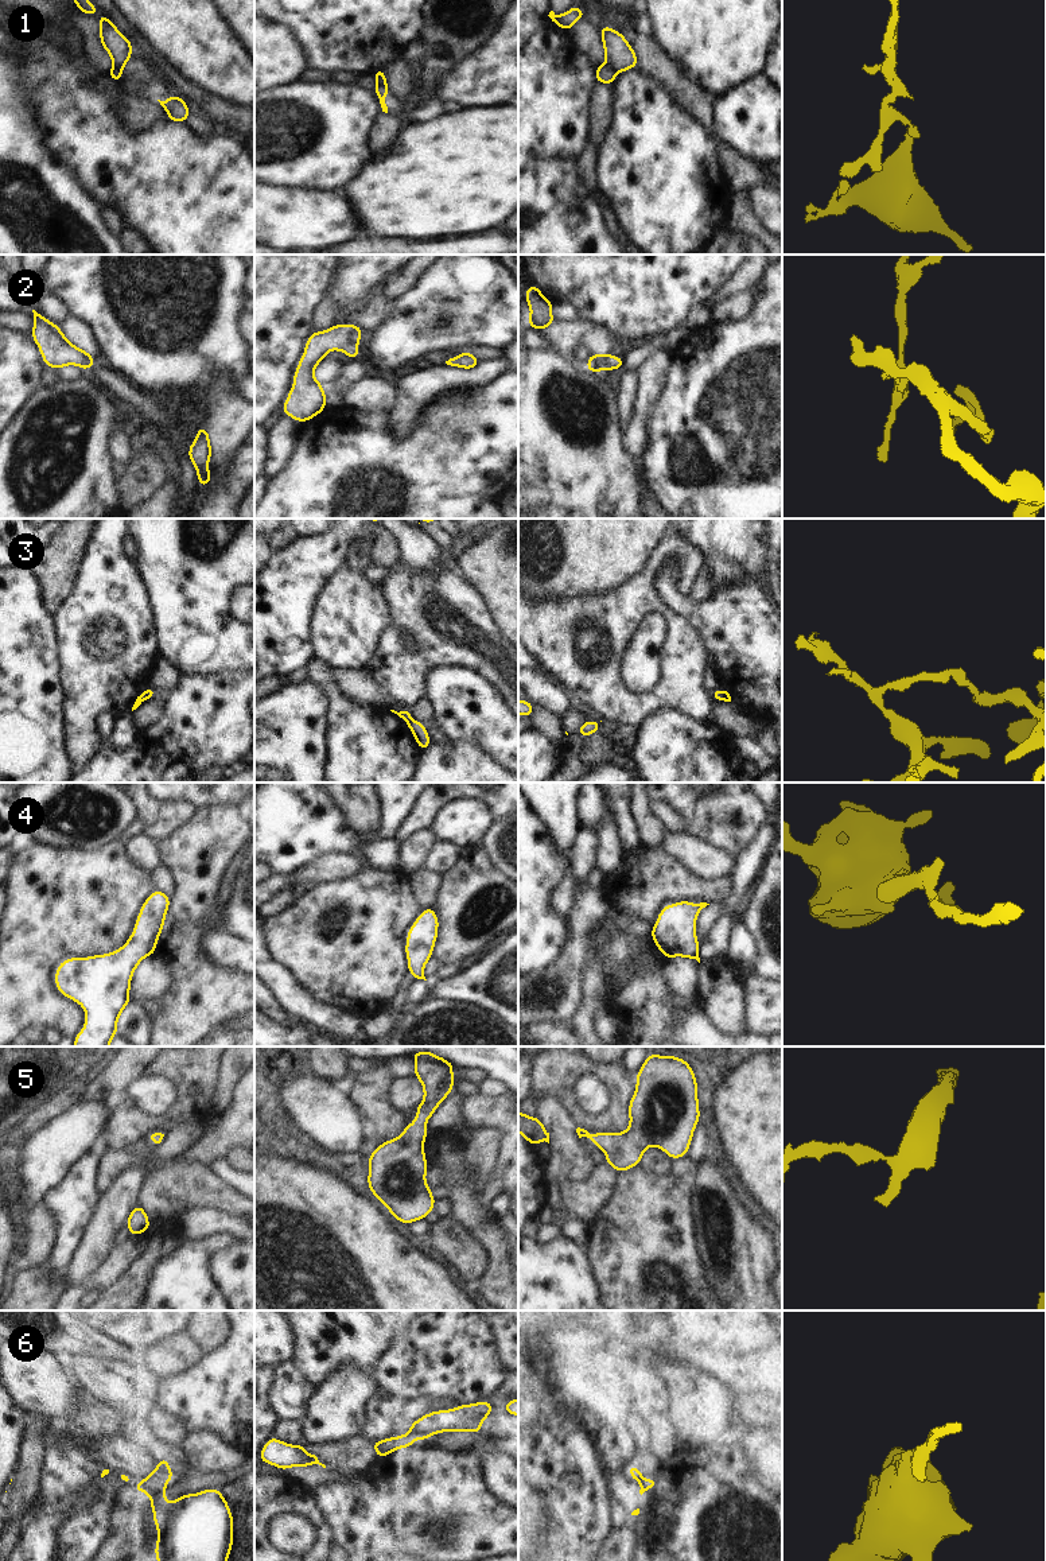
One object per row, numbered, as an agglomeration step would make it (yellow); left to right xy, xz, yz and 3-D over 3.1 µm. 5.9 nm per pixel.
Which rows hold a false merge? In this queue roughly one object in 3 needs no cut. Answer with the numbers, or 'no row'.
1, 3, 6

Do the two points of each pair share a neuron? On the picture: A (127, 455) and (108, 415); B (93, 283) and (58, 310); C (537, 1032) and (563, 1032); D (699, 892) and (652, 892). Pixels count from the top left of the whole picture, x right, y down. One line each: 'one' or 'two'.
A: two
B: two
C: one
D: one

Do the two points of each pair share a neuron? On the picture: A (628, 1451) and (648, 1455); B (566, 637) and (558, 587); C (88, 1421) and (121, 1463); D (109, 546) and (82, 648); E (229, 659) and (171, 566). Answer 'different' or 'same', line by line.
A: different
B: different
C: different
D: same
E: same

